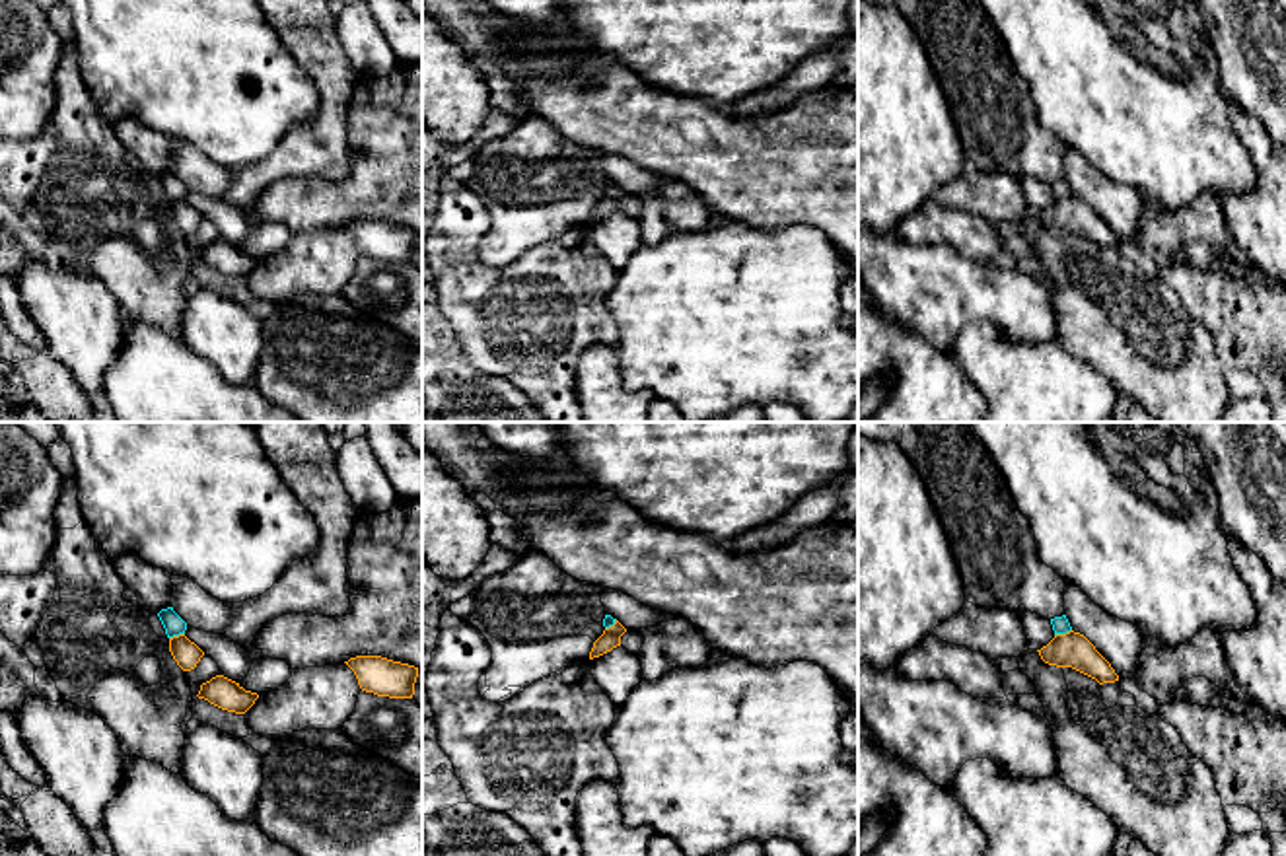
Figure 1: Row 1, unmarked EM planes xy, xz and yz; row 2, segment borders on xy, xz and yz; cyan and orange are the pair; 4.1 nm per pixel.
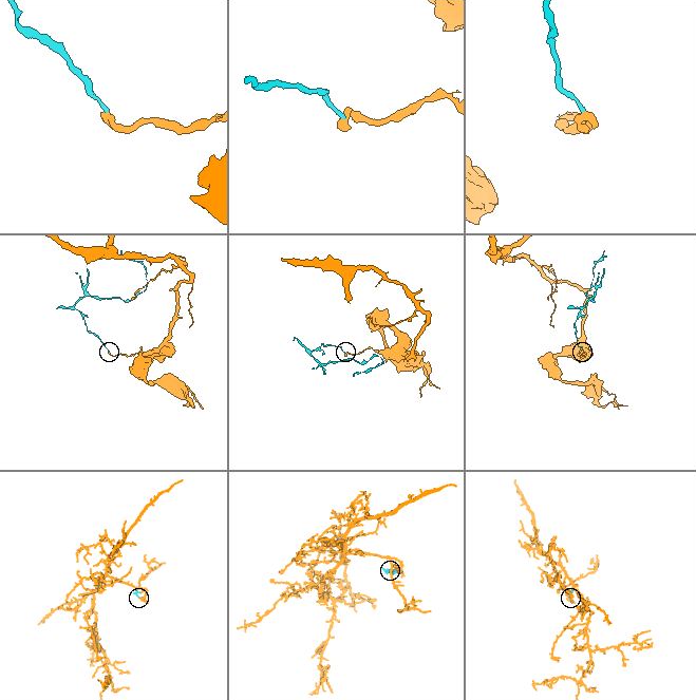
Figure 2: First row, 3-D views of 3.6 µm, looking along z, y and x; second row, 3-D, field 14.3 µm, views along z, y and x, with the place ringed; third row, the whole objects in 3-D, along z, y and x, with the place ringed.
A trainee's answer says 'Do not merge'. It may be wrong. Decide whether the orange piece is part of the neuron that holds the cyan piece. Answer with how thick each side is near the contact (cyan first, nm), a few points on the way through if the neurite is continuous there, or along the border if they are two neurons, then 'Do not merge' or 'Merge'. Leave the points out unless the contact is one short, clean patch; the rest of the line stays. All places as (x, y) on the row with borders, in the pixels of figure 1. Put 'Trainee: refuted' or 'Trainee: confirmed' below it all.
Thickness 70 nm (cyan) against 150 nm. Boundary: yz (1071, 629), (1055, 637). Do not merge
Trainee: confirmed

